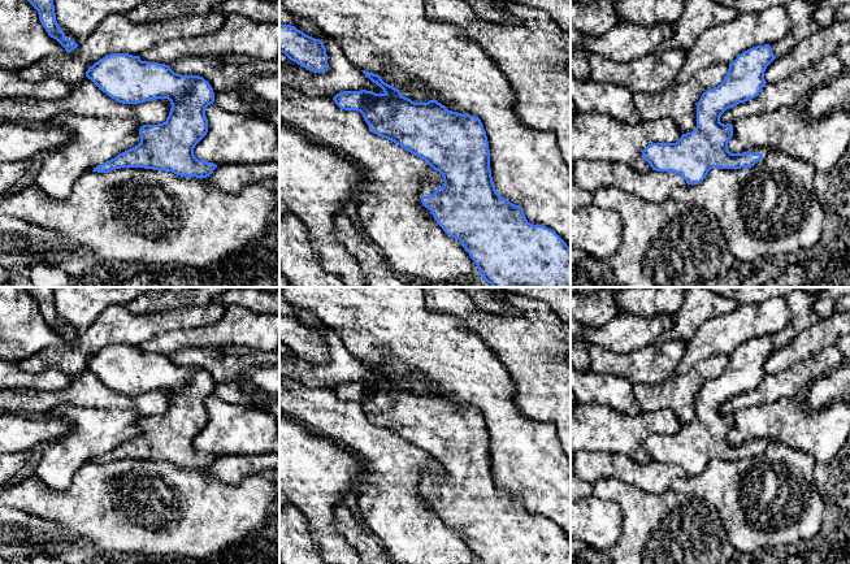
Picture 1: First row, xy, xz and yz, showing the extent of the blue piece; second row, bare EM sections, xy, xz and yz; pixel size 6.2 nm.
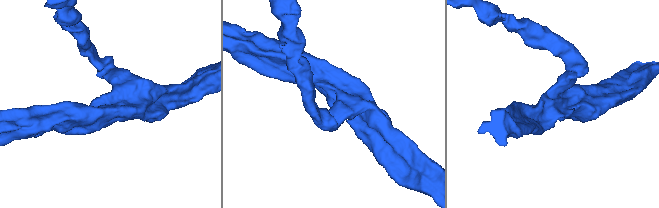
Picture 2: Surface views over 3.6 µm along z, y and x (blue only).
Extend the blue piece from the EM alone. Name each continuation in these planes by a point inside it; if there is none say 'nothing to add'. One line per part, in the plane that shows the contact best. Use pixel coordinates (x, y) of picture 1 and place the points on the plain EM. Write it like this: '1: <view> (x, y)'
1: yz (764, 442)

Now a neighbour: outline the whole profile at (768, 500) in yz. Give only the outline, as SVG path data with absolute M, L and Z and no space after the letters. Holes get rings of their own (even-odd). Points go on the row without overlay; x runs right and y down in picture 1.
M769 442L760 455L751 459L714 459L701 474L677 478L671 489L710 502L732 546L741 554L755 554L818 535L824 499L815 483L815 465L816 460L810 454L781 442Z

